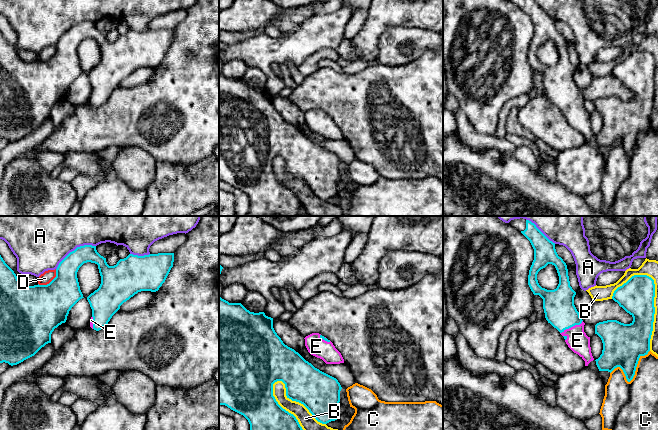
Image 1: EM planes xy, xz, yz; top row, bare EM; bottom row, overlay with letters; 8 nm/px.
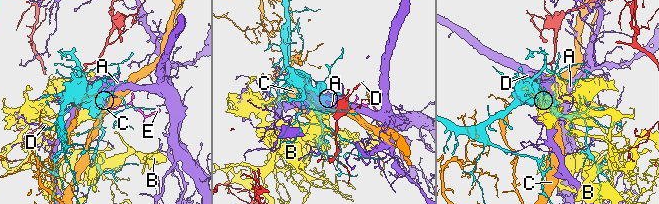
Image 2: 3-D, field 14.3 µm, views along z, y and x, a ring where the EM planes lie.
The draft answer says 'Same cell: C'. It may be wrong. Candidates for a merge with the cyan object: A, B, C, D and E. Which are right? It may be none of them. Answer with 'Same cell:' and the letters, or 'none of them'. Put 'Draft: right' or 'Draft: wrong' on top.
Draft: wrong
Same cell: E

